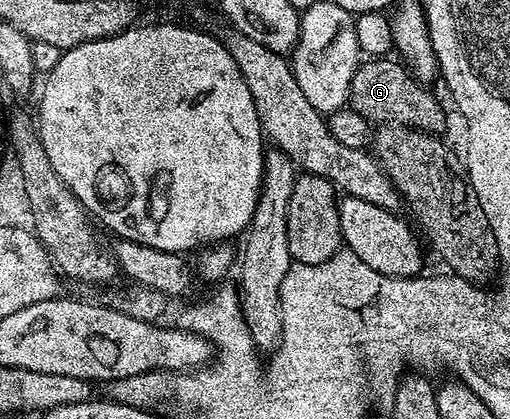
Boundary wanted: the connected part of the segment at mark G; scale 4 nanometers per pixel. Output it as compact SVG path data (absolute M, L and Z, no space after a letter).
M373 57L360 62L351 79L348 108L381 127L422 129L424 133L440 134L445 125L445 109L437 102L428 84L422 83L400 60Z

